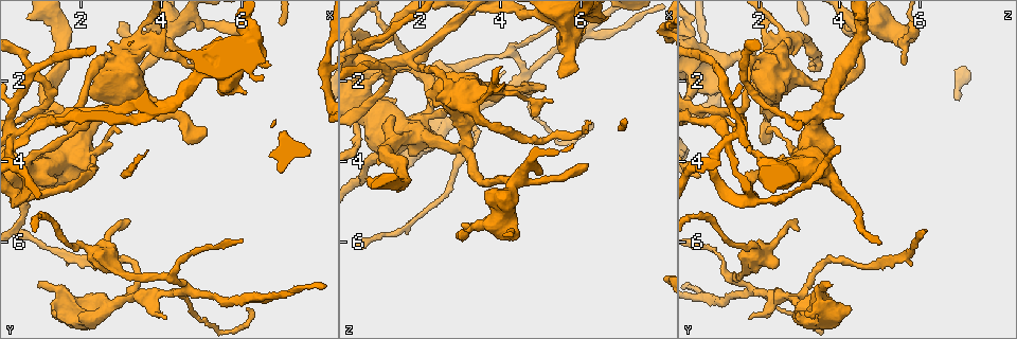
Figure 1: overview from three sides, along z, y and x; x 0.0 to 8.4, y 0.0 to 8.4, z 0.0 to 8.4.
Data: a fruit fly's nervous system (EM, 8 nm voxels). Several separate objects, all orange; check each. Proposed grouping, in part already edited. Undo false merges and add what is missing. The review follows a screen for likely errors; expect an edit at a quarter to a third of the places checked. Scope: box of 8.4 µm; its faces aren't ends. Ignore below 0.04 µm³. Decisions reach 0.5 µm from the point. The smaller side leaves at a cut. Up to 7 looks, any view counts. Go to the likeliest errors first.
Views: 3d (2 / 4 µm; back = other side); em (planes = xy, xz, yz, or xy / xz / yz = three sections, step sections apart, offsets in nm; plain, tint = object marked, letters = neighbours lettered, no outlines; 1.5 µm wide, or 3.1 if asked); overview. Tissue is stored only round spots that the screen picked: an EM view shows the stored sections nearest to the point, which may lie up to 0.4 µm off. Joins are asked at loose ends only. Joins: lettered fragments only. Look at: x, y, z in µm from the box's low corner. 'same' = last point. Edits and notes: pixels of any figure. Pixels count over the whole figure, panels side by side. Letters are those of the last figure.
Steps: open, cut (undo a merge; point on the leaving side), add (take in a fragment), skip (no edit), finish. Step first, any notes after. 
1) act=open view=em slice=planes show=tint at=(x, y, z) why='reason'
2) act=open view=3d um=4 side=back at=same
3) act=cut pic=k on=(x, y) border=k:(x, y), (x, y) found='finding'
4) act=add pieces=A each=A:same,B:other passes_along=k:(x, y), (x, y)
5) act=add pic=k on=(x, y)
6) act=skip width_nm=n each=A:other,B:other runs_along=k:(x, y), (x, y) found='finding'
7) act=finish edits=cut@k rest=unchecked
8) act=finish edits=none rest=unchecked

act=open view=3d um=4 at=(2.60, 1.30, 2.10) why='thick end'

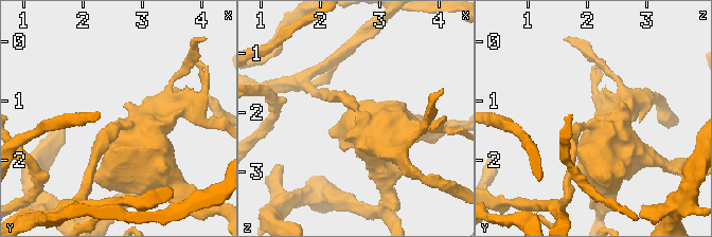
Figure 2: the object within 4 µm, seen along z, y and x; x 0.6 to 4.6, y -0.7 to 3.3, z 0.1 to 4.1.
act=open view=em slice=planes show=letters at=(2.65, 1.30, 2.10) why='need the tissue'

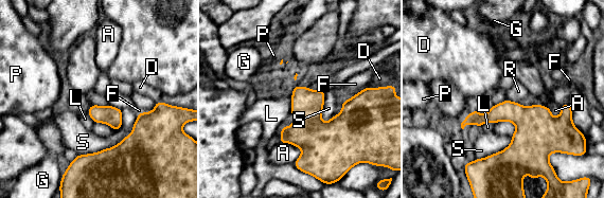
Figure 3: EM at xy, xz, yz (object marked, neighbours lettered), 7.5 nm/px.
act=skip each=A:other,D:other,F:other,G:other,L:other,P:other,R:other,S:other border=3:(507, 98), (518, 103) found='none of them fits'

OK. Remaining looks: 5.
act=open view=3d um=2 at=(6.15, 0.60, 4.10) why='free end'

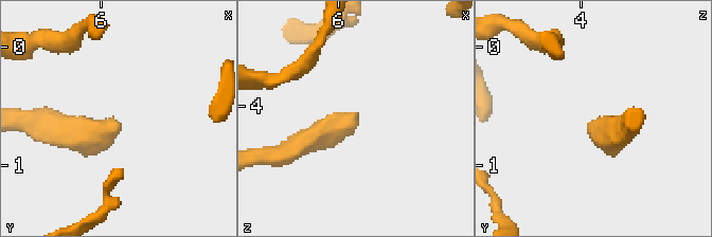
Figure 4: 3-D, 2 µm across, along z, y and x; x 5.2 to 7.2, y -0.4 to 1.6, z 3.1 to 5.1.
act=open view=em slice=yz step=4 show=tint at=(6.16, 0.66, 4.04)

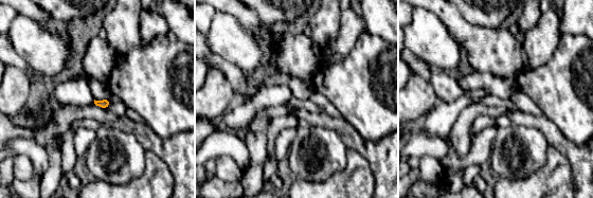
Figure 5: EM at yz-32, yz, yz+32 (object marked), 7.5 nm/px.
act=open view=em slice=planes show=letters at=same why='another direction'

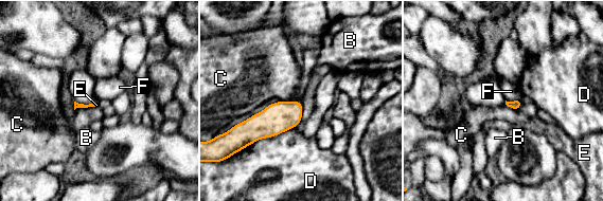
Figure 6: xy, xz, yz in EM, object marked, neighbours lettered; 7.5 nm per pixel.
act=skip longest_contact=D:420nm each=B:other,C:other,D:other,E:other,F:other border=6:(518, 98), (506, 101) found='none of them fits'

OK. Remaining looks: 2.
act=open view=3d um=2 at=(1.00, 7.05, 3.85) why='an open end'

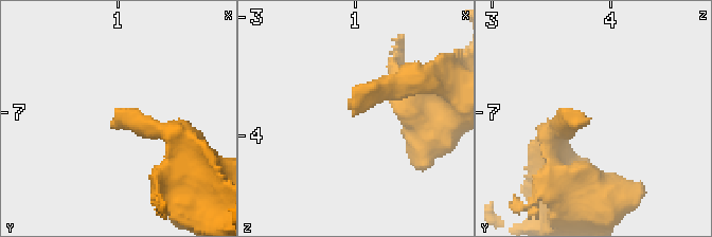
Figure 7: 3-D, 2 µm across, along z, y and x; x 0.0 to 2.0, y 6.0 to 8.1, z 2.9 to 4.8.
act=open view=em slice=xy step=8 show=letters at=(0.98, 7.02, 3.80)

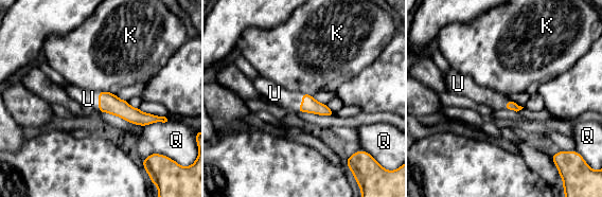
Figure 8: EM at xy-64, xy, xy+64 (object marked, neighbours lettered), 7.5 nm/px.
act=add pieces=U each=K:other,Q:other,U:same found='it goes on there'

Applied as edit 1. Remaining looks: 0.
act=finish edits=add@8 rest=unchecked

